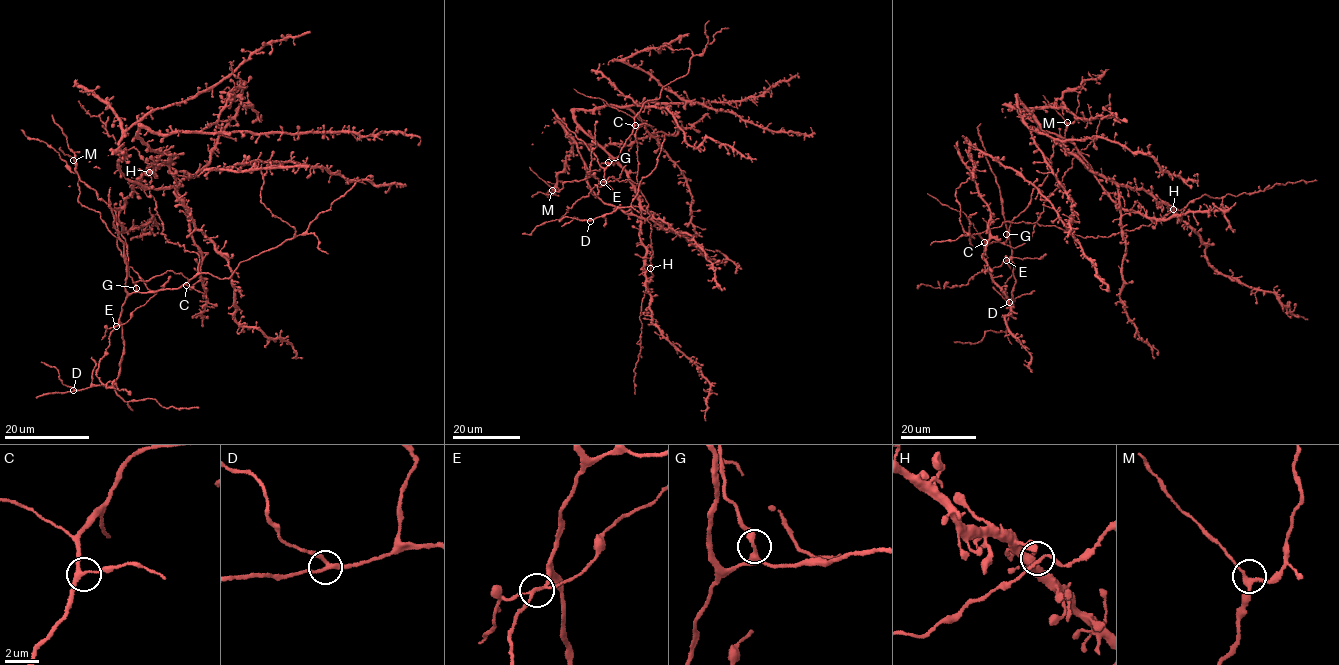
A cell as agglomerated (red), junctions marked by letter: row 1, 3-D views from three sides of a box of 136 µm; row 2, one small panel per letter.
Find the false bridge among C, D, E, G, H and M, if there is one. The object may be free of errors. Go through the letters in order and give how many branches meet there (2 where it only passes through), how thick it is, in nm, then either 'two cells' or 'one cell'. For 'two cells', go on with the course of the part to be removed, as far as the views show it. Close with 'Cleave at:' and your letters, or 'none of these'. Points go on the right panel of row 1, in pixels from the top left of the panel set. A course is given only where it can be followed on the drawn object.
C: branches 3; calibre 200 nm; one cell
D: branches 3; calibre 240 nm; one cell
E: branches 4; calibre 180 nm; two cells; course (1006, 260), (1013, 257), (1038, 259), (1046, 254)
G: branches 3; calibre 260 nm; one cell
H: branches 4; calibre 160 nm; one cell
M: branches 3; calibre 220 nm; one cell
Cleave at: E

